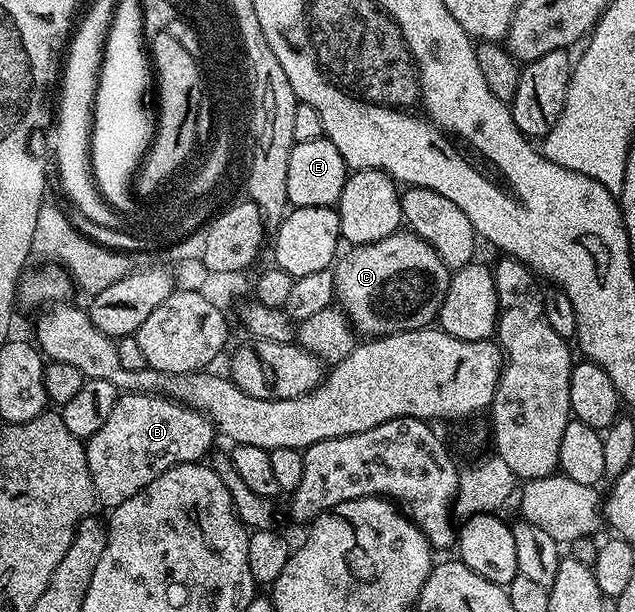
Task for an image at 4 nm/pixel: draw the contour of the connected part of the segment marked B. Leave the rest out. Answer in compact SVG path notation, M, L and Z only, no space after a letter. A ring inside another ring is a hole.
M120 393L117 404L113 404L113 413L105 420L105 424L93 436L86 439L87 463L89 464L89 476L93 476L93 488L95 497L107 508L114 508L125 504L137 492L141 492L161 472L165 472L170 466L180 466L186 462L203 462L212 453L217 431L211 425L210 420L204 414L198 414L189 406L181 402L163 397L162 394L133 394Z

